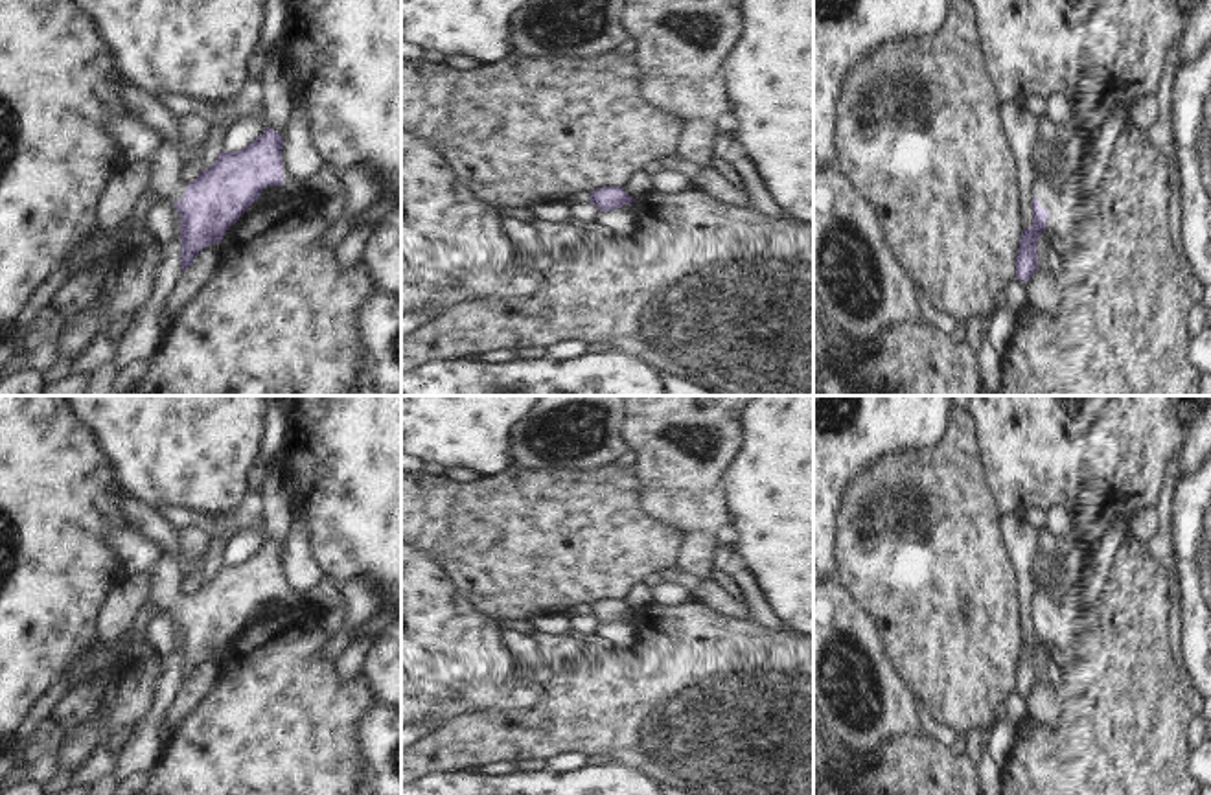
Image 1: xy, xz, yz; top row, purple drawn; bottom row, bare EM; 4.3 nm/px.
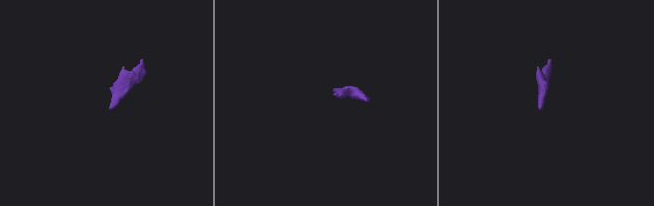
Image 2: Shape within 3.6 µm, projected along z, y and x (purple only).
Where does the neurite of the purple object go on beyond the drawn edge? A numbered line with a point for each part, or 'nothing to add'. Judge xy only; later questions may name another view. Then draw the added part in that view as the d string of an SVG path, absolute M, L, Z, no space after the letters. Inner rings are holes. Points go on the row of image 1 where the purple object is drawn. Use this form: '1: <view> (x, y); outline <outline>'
1: xy (166, 161); outline M158 132L158 142L149 155L153 197L167 199L171 206L184 197L186 182L180 180L182 156L177 144Z

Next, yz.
1: yz (1064, 199); outline M1042 153L1036 162L1040 175L1034 182L1032 197L1049 213L1045 230L1055 239L1075 241L1075 236L1086 221L1088 195L1077 179L1056 173L1049 153Z

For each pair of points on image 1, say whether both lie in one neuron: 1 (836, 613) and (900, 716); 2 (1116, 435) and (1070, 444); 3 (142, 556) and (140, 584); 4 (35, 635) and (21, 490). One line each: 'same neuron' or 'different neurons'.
1: same neuron
2: different neurons
3: different neurons
4: same neuron

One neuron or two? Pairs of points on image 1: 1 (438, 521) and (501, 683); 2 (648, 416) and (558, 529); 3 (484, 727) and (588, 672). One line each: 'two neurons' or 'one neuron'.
1: two neurons
2: two neurons
3: one neuron

